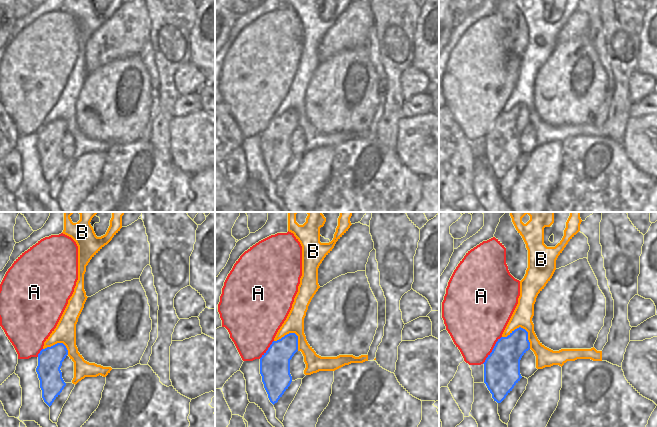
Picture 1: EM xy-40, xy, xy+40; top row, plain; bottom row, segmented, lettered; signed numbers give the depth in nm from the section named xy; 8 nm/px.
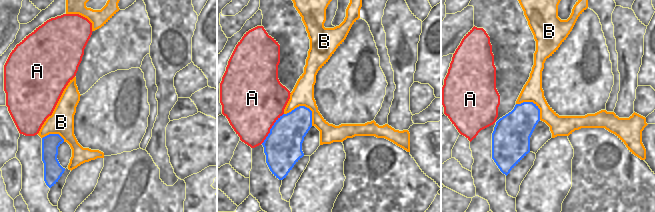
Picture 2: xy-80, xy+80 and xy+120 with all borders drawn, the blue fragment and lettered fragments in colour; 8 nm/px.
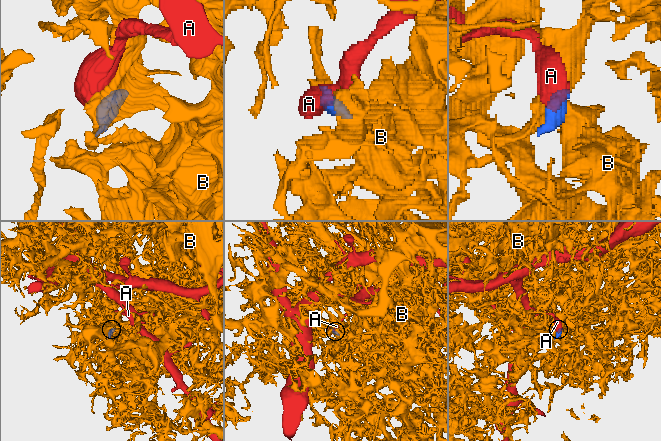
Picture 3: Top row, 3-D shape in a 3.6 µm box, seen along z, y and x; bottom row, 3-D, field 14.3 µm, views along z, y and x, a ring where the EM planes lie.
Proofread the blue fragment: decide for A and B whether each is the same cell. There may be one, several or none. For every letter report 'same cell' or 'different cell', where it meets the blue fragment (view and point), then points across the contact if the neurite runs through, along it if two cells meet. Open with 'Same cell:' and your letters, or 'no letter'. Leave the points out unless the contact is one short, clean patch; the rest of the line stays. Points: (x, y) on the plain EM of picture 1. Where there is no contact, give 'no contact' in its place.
Same cell: no letter
A: different cell; contact xy+40 (492, 126); border xy+40 (501, 112), (482, 139)
B: different cell; contact xy+40 (522, 104)

